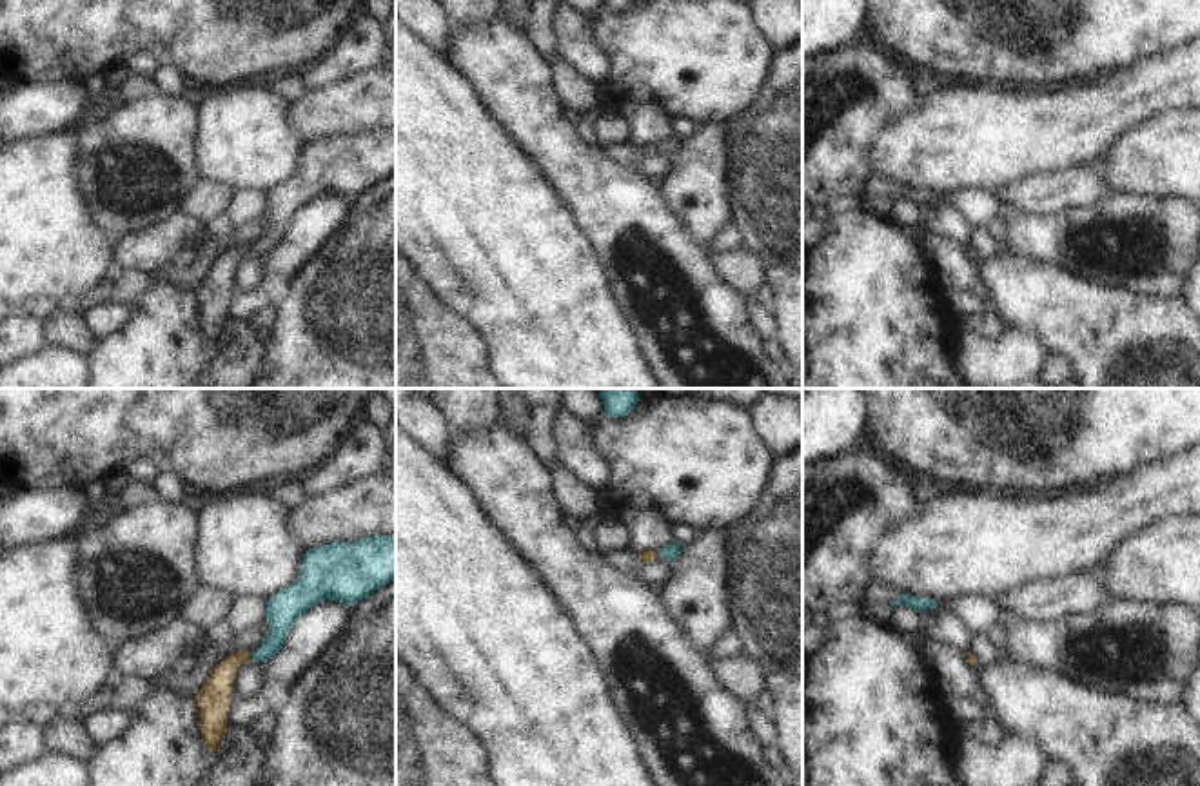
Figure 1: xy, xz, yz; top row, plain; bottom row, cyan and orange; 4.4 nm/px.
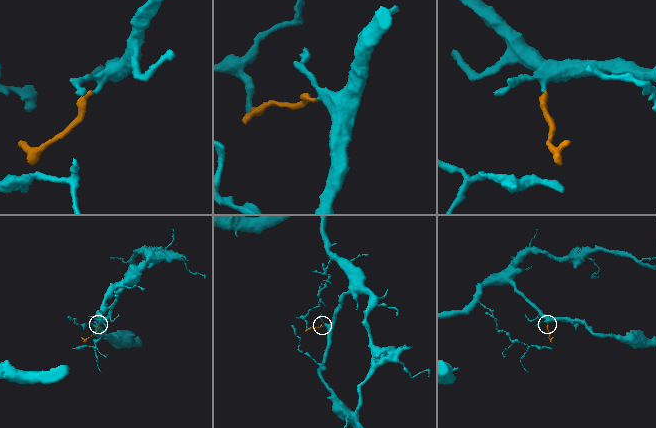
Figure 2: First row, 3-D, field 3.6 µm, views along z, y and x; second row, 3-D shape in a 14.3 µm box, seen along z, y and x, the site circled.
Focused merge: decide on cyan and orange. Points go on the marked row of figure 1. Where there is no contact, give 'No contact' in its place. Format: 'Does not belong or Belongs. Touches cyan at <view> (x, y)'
Belongs. Touches cyan at xz (659, 554).

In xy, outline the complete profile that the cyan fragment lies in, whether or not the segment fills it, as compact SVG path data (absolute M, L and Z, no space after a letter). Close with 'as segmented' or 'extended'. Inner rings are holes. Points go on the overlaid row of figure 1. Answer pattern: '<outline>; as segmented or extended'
M396 535L309 548L296 583L267 601L269 635L252 657L267 663L309 608L327 599L352 606L396 579Z; as segmented

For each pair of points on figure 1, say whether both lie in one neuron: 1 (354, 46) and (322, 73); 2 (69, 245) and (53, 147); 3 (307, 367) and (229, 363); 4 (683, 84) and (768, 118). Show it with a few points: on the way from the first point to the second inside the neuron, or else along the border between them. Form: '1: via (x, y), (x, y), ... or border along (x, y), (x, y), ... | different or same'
1: via (347, 53), (329, 68) | same
2: via (53, 222), (53, 171) | same
3: border along (269, 345), (265, 360) | different
4: border along (768, 71), (761, 91), (727, 120) | different

